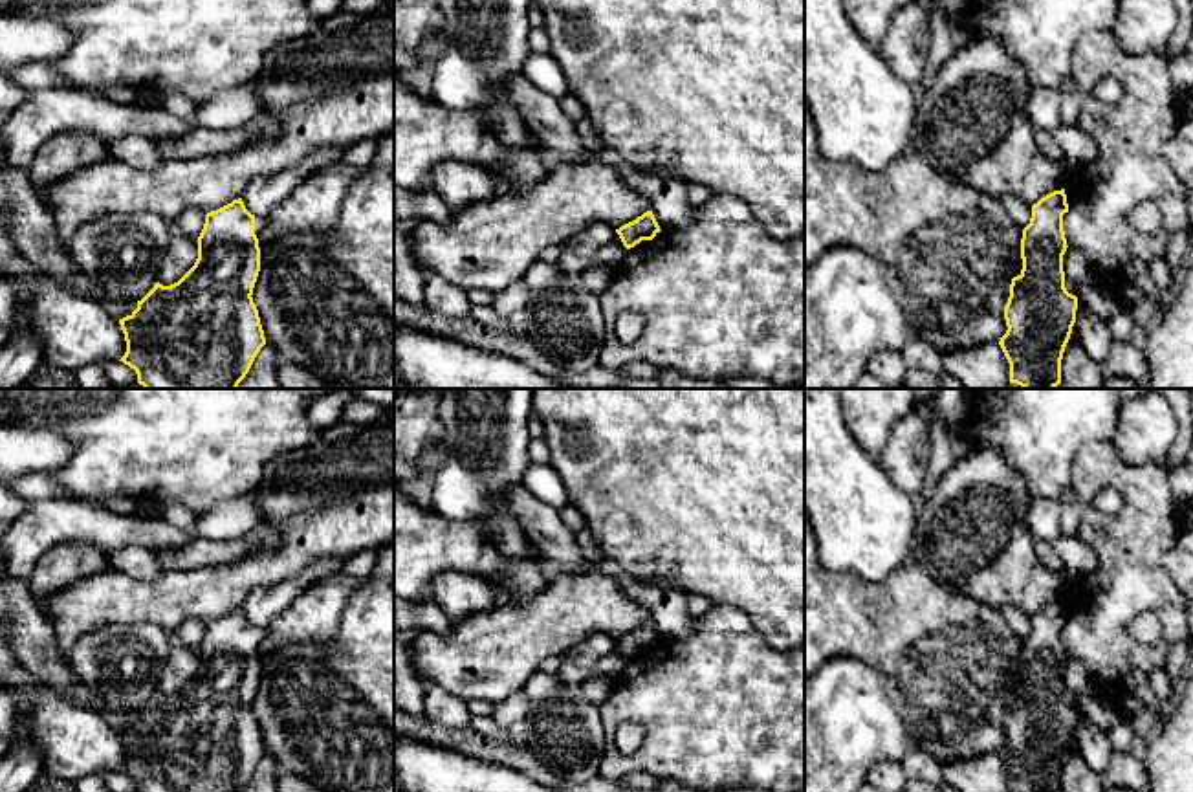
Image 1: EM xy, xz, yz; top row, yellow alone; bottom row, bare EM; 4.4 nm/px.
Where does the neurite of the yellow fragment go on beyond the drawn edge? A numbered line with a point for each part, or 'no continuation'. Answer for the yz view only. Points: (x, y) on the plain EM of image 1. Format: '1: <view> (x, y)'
no continuation

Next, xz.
no continuation

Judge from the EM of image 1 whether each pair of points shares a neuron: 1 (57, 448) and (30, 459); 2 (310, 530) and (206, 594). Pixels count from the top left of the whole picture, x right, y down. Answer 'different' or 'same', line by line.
1: same
2: same

